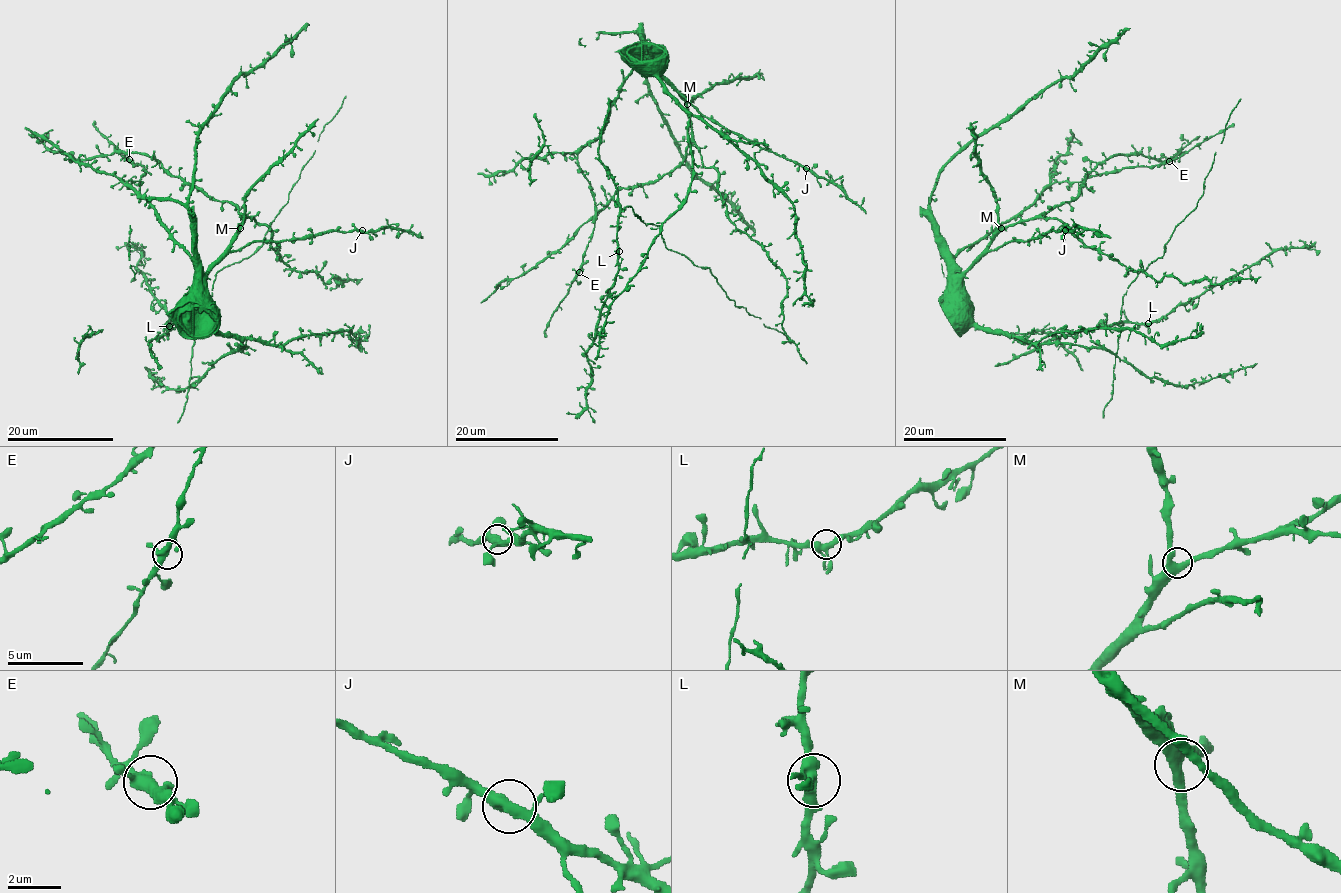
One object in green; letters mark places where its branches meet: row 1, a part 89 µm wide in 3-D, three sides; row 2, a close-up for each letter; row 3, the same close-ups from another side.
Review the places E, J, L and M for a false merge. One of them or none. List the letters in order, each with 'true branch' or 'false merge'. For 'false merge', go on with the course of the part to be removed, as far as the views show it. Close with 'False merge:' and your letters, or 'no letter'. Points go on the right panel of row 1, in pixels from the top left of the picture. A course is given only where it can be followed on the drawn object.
E: true branch
J: true branch
L: true branch
M: true branch
False merge: no letter

